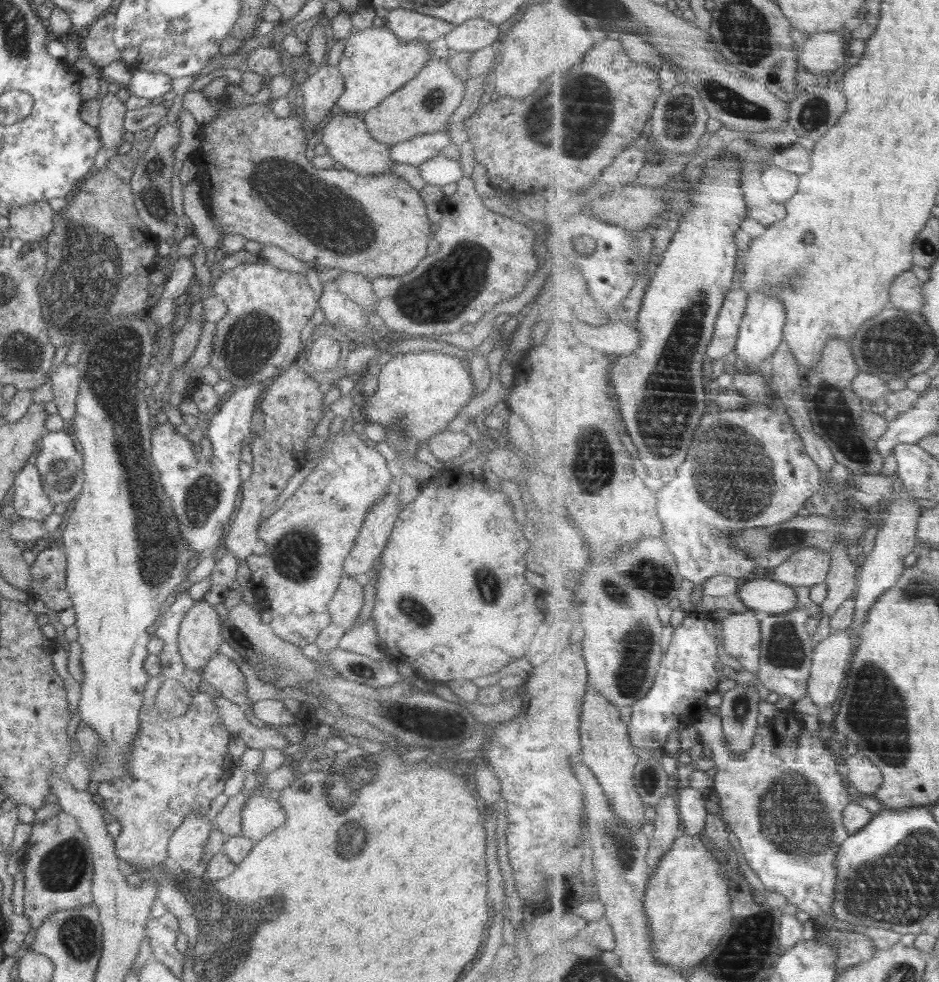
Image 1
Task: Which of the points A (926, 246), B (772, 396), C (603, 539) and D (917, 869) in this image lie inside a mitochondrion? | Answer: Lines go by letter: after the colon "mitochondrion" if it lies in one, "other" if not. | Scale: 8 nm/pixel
A: mitochondrion
B: other
C: other
D: mitochondrion

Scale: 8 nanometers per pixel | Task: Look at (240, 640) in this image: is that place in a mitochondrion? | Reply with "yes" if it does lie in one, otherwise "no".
no

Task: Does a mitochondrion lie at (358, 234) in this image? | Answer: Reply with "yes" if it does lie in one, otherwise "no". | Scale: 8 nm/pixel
yes

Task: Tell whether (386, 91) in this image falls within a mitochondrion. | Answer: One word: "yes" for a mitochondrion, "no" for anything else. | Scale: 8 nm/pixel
no

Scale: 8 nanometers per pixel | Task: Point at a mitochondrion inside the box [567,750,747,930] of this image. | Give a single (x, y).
(628, 851)

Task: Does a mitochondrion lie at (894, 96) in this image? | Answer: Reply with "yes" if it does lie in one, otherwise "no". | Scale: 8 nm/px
no

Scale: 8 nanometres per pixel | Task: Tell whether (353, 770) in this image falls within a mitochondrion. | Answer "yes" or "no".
yes

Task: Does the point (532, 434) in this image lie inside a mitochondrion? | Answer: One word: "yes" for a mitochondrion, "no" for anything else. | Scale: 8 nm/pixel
no

